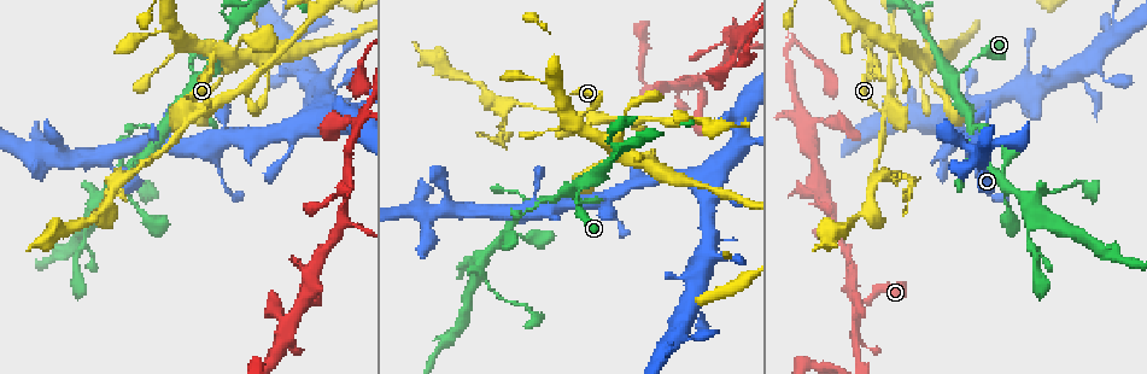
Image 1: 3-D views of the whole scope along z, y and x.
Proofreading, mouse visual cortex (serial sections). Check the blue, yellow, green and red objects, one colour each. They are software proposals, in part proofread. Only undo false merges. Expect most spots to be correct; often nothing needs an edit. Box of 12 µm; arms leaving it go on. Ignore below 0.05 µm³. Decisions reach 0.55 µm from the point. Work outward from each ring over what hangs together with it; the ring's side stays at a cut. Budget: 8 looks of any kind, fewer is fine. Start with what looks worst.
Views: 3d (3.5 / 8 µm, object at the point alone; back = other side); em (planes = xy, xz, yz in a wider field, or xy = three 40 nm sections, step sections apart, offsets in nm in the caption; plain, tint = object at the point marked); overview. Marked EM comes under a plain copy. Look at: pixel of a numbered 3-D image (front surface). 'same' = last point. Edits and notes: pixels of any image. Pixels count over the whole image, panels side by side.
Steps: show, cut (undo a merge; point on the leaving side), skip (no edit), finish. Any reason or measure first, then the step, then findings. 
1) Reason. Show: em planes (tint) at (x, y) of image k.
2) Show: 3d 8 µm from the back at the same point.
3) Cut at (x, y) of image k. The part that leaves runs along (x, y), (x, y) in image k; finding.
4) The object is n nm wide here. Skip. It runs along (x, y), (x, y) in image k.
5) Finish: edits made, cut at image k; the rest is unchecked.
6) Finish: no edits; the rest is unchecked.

Sharp bend. Show: 3d 3.5 µm at (316, 300) of image 1.

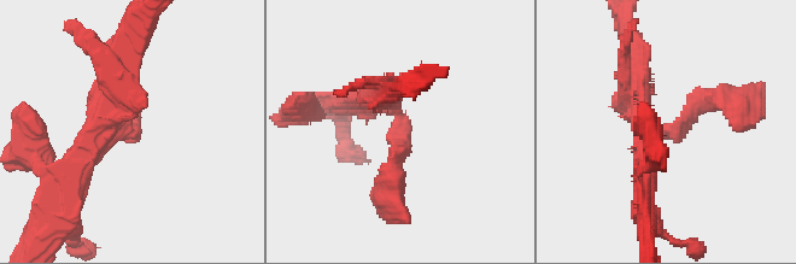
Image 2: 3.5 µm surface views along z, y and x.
Need the tissue. Show: em xy step 3 (tint) at (401, 118) of image 2.

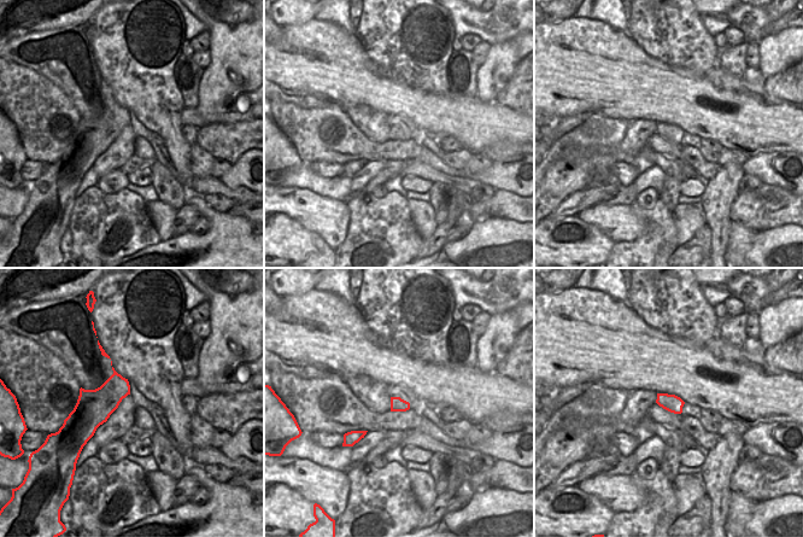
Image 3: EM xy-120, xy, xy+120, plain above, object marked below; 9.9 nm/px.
The object is 140 nm wide here. Skip. It runs along (724, 101), (659, 132), (634, 60) in image 2; one cell here.

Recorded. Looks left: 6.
Abrupt turn. Show: 3d 3.5 µm at (344, 197) of image 1.

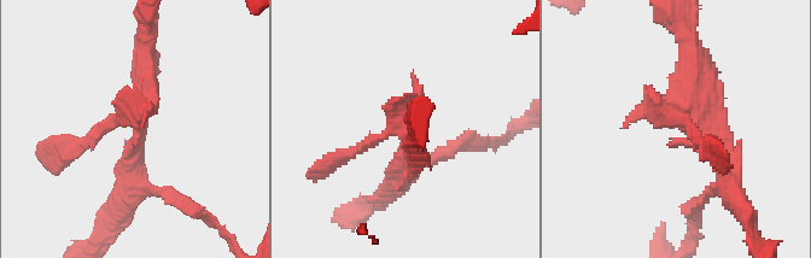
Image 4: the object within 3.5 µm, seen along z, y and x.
Need the tissue. Show: em xy step 5 (tint) at (699, 123) of image 4.

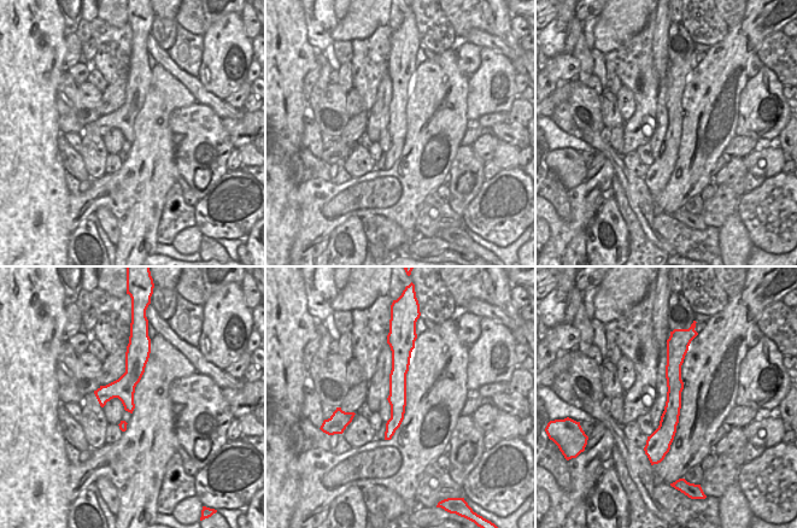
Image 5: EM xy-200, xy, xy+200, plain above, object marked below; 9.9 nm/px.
Skip. One cell here.

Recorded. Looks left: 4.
Abrupt turn. Show: 3d 8 µm at (355, 132) of image 1.

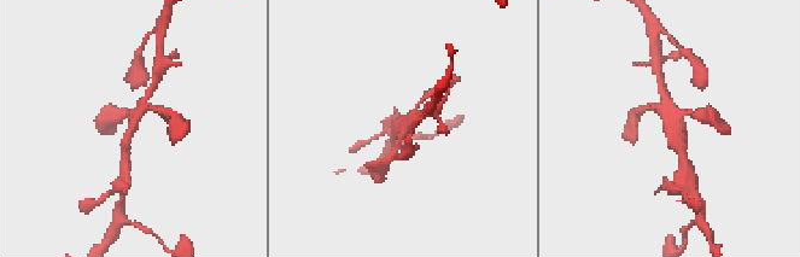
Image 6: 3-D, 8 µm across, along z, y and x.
Shape alone is not enough. Show: em xy step 2 (tint) at (667, 126) of image 6.

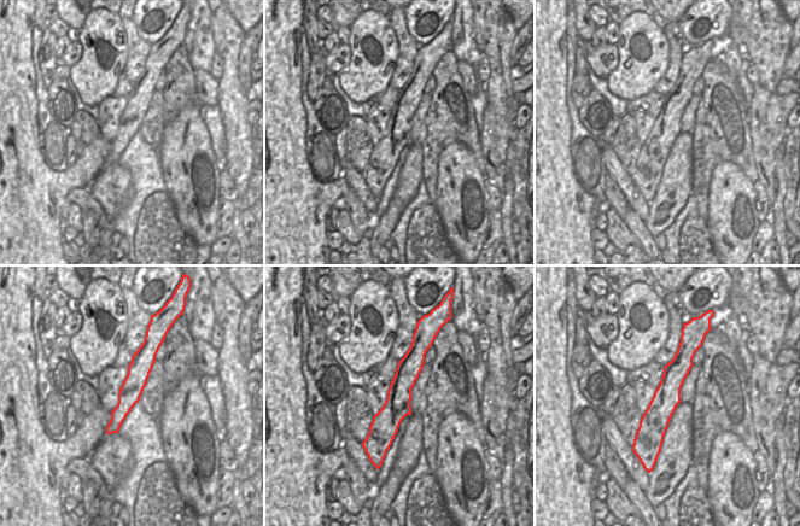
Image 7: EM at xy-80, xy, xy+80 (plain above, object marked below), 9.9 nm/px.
4 arms meet here. Skip. It runs along (126, 155), (128, 132), (149, 94) in image 6; all the same cell.

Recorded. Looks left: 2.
Finish: no edits; the rest is unchecked.

